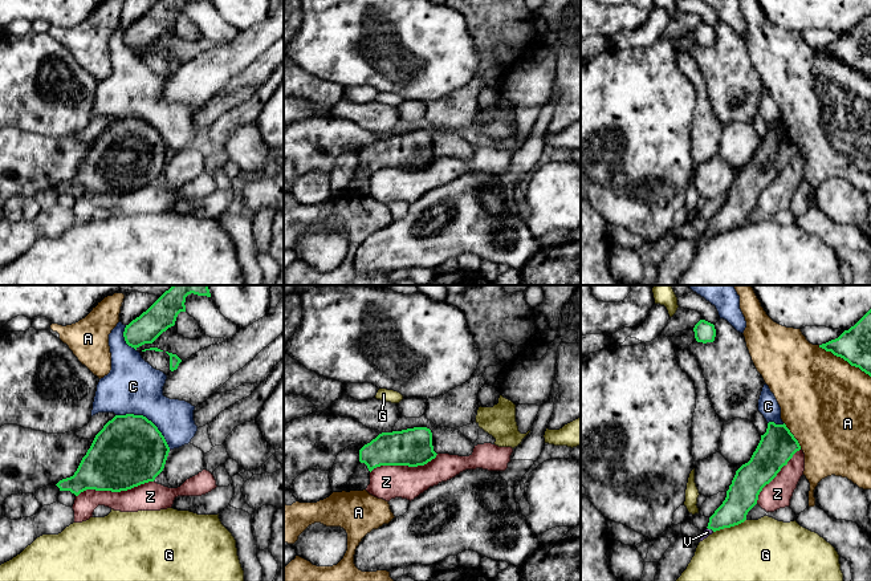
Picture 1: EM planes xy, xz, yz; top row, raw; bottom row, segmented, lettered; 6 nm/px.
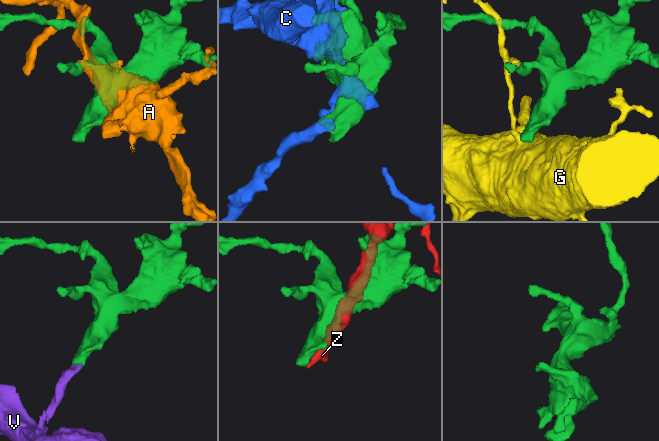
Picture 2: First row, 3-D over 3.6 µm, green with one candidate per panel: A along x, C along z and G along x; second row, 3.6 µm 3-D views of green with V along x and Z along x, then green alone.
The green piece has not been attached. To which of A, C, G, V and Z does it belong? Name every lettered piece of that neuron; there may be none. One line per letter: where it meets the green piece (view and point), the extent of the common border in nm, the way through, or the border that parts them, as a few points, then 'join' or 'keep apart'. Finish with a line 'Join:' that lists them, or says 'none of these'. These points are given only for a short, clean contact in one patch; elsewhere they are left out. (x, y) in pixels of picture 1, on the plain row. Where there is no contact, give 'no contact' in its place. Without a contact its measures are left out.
A: yz (845, 63) | 380 nm | keep apart
C: xy (146, 121) | 400 nm | keep apart
G: yz (729, 230) | 220 nm | keep apart
V: yz (711, 231) | 50 nm | across yz (740, 202), (711, 231), (707, 235) | join
Z: xy (114, 194) | 480 nm | keep apart
Join: V

